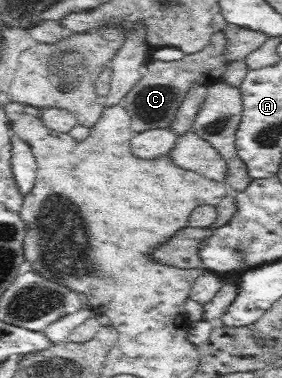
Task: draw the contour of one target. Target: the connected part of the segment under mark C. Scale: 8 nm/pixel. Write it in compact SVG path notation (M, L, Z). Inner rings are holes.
M223 32L213 33L209 37L209 43L193 54L185 54L183 59L165 62L152 59L146 65L149 72L142 77L129 91L120 99L120 104L127 110L130 117L130 126L134 133L141 133L148 129L163 129L170 127L170 122L175 117L175 111L187 95L193 85L205 84L219 79L225 73L229 60L224 57L225 36Z

